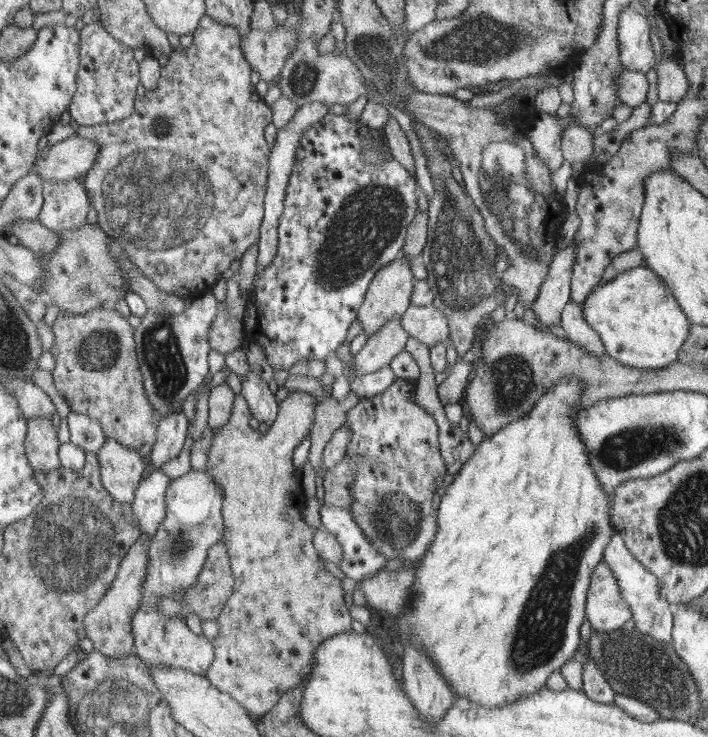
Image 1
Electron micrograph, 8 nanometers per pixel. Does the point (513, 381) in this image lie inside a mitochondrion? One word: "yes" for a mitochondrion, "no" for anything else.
yes

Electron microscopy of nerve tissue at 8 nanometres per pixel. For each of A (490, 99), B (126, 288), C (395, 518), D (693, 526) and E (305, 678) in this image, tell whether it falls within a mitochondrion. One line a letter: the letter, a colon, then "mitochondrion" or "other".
A: other
B: other
C: mitochondrion
D: mitochondrion
E: other

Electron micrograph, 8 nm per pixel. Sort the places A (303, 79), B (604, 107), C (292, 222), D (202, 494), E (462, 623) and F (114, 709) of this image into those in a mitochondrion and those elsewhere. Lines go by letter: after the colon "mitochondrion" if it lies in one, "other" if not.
A: mitochondrion
B: mitochondrion
C: other
D: other
E: other
F: mitochondrion

